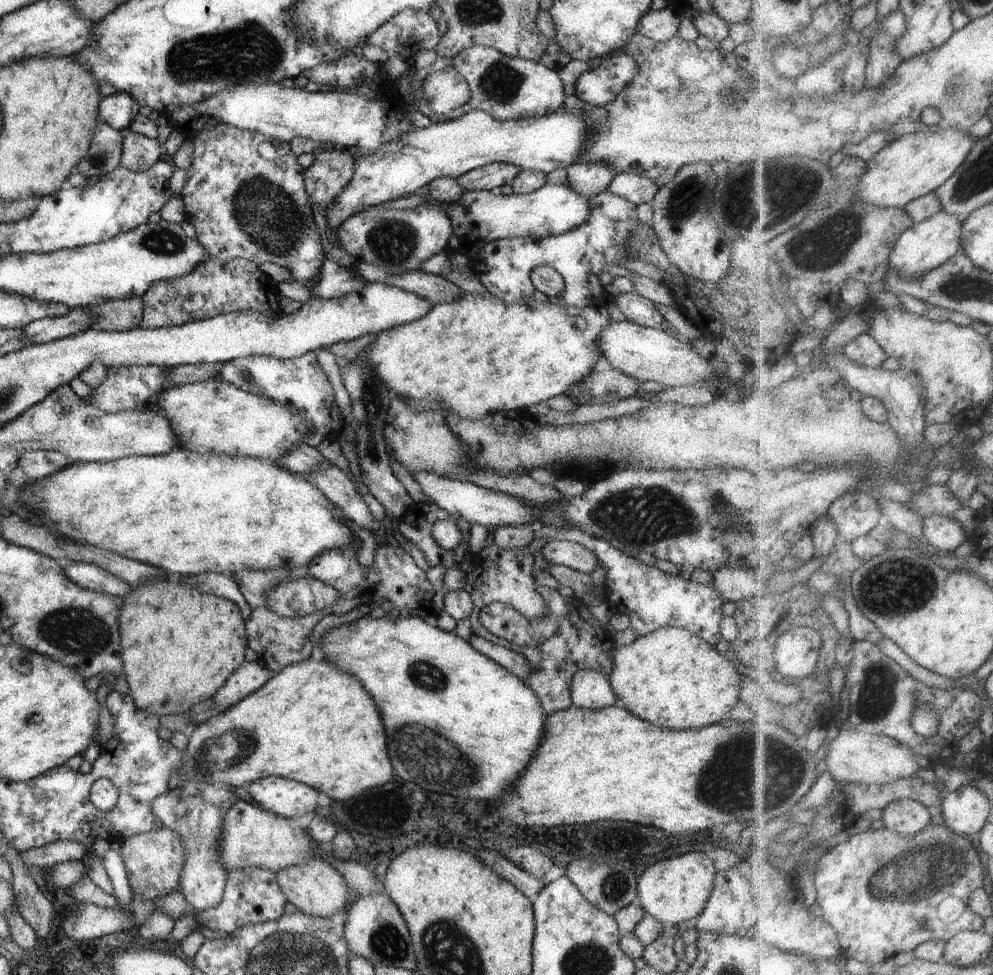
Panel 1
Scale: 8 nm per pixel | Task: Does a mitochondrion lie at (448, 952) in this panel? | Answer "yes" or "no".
yes

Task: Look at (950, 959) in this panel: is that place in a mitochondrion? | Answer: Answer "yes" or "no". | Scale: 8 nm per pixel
no

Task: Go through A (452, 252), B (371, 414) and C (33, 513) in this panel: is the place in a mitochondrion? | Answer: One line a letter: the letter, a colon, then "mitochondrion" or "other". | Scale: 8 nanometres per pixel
A: other
B: mitochondrion
C: other

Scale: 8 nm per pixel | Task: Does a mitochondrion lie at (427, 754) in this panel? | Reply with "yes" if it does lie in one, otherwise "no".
yes

